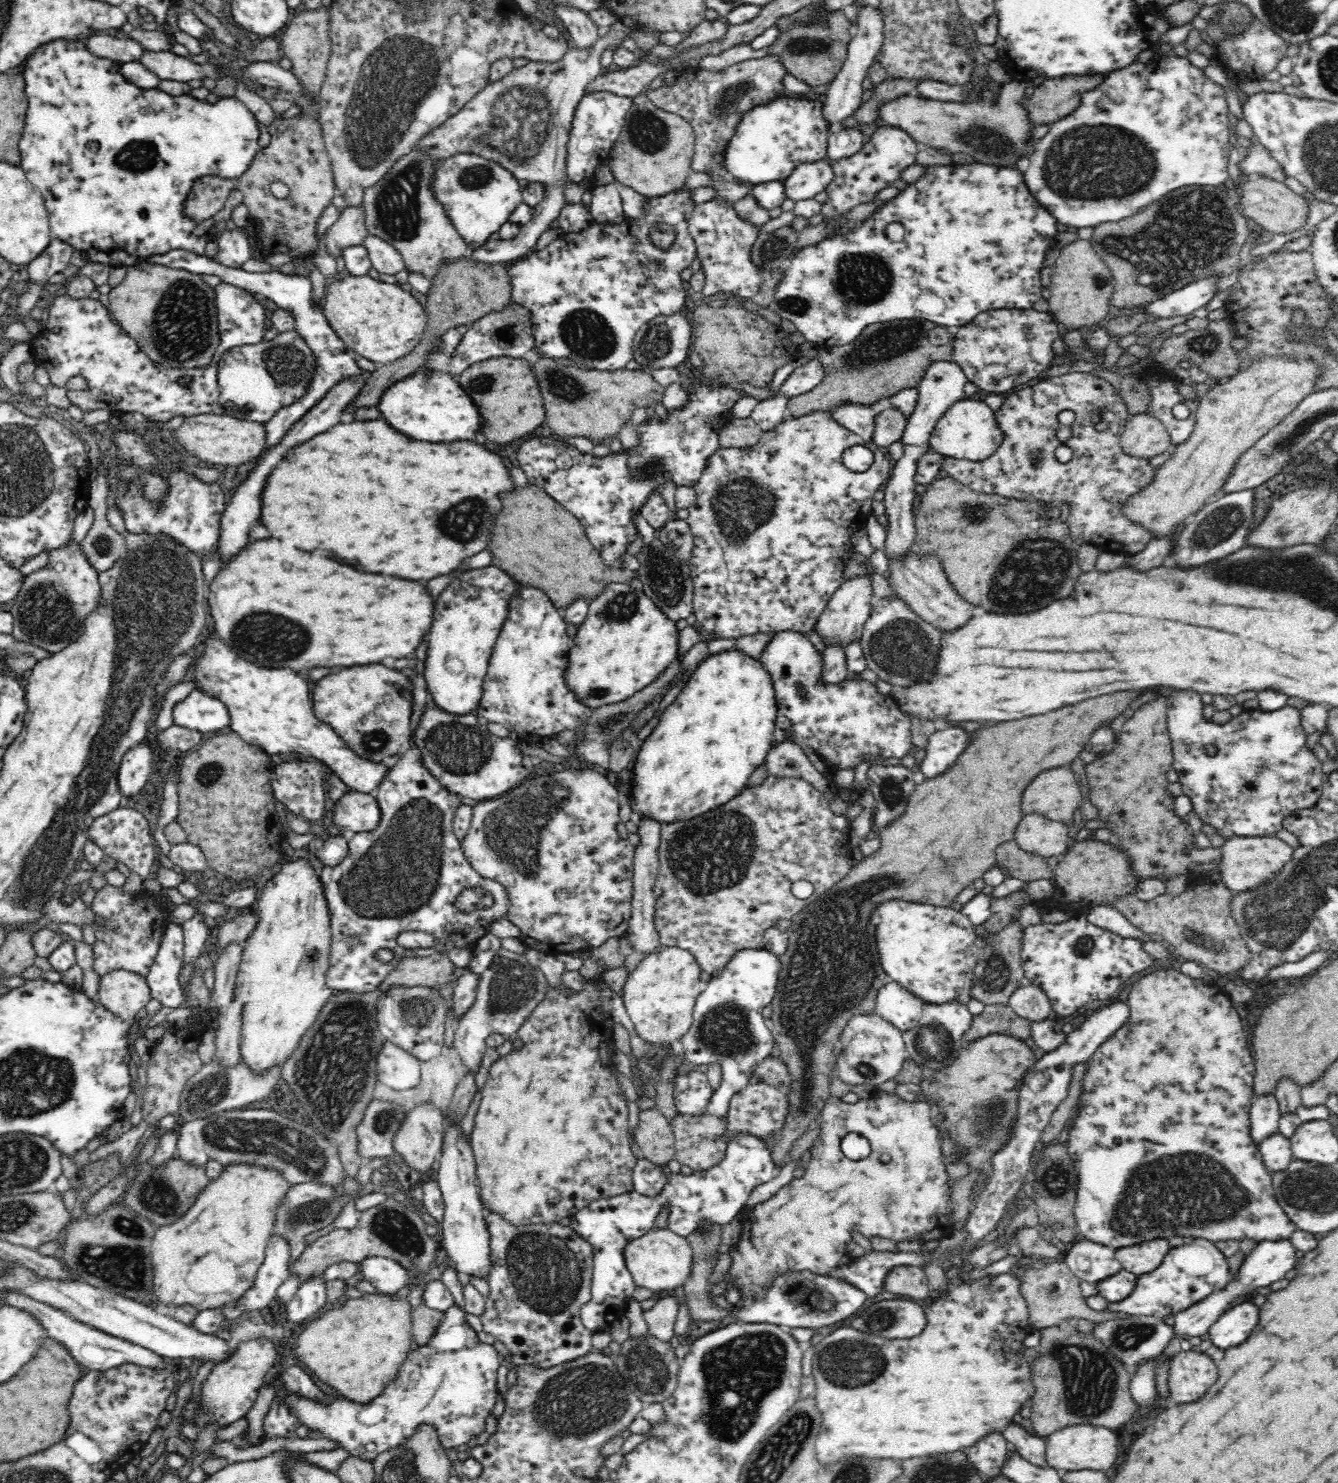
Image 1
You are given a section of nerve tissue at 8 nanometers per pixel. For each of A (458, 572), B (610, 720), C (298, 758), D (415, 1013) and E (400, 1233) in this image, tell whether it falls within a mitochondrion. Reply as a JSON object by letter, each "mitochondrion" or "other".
{"A":"other","B":"mitochondrion","C":"other","D":"mitochondrion","E":"mitochondrion"}

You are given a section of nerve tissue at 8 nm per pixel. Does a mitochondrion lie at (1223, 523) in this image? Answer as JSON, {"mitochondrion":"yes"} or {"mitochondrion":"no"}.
{"mitochondrion":"yes"}

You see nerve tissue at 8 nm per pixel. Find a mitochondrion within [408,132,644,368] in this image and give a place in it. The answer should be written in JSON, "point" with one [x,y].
{"point":[585,331]}

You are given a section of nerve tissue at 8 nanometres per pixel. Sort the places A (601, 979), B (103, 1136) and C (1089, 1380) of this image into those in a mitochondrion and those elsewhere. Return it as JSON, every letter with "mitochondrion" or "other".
{"A":"other","B":"other","C":"mitochondrion"}

